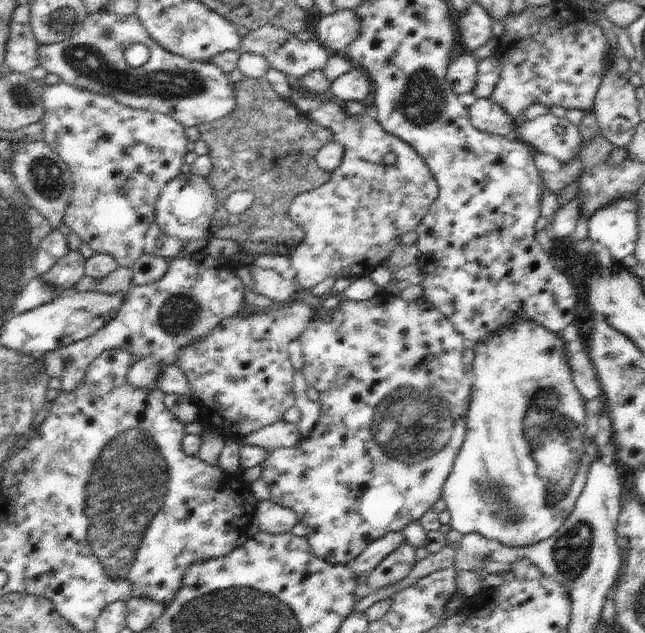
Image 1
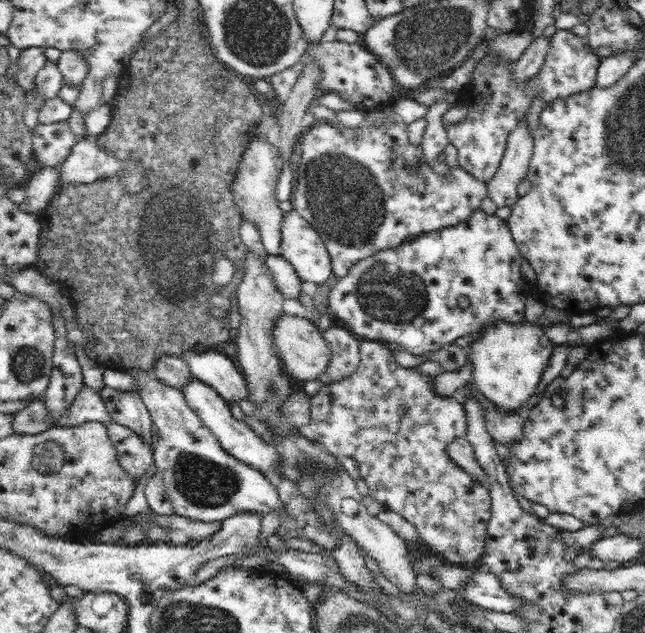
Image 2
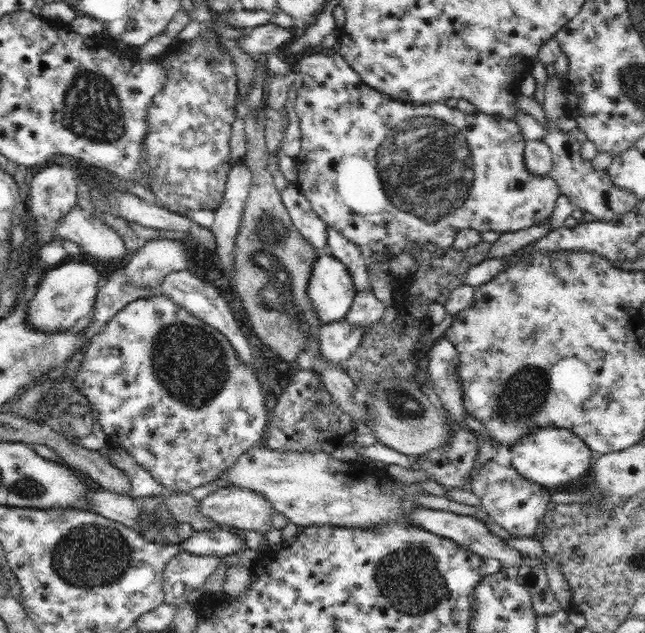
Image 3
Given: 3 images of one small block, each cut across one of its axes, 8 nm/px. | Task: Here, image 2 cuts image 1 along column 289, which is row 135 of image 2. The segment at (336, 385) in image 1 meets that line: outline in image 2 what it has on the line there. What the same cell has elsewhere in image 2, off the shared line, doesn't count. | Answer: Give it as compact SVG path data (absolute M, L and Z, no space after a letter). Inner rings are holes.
M558 30L552 36L552 44L546 54L546 64L542 64L538 74L524 84L518 84L512 74L514 62L504 62L504 58L496 52L486 54L480 62L474 64L468 84L464 84L456 92L456 106L466 108L466 118L448 128L448 142L458 150L460 168L474 180L488 184L502 164L502 158L508 148L508 136L526 118L528 110L532 108L532 102L540 98L544 106L550 106L552 102L566 100L572 94L594 88L600 62L602 58L594 54L588 40L576 36L572 30Z

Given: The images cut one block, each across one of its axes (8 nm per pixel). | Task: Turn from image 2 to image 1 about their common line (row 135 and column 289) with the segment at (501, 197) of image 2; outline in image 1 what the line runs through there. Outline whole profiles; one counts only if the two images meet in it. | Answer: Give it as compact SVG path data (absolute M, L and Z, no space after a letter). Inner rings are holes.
M257 502L253 512L253 524L259 526L261 534L289 534L289 530L299 520L289 508L277 506L273 502Z

